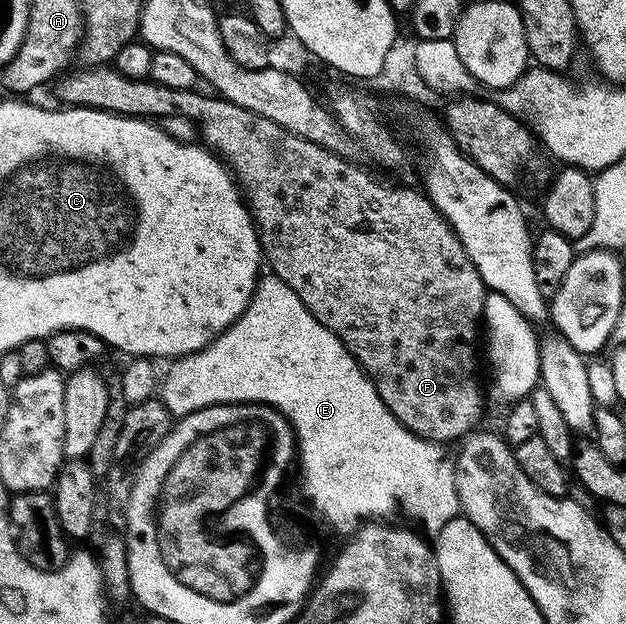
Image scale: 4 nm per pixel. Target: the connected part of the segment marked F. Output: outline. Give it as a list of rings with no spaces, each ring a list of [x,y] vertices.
[[[82,67],[76,73],[71,73],[72,71],[67,71],[62,74],[54,82],[53,88],[55,88],[55,97],[60,106],[63,107],[78,107],[81,109],[100,109],[106,113],[118,113],[121,117],[141,117],[144,119],[162,119],[164,117],[184,117],[190,121],[194,121],[195,128],[197,130],[198,136],[201,138],[202,144],[206,148],[210,149],[212,153],[218,155],[223,164],[231,170],[236,185],[239,186],[242,194],[243,200],[246,201],[248,209],[251,210],[251,220],[255,223],[255,231],[259,235],[259,247],[261,250],[262,260],[265,262],[274,276],[280,277],[286,285],[293,287],[293,295],[297,295],[297,299],[301,299],[301,303],[306,309],[308,309],[313,315],[313,319],[317,319],[322,323],[325,328],[329,331],[333,331],[337,336],[339,336],[339,341],[343,346],[351,352],[353,359],[362,368],[363,372],[367,374],[367,378],[373,383],[373,387],[377,391],[377,395],[381,395],[381,403],[385,403],[385,407],[389,407],[391,414],[397,418],[398,421],[402,423],[406,429],[413,431],[418,437],[423,437],[427,441],[437,441],[440,443],[448,443],[447,441],[458,442],[460,439],[466,438],[468,434],[476,428],[475,425],[479,421],[479,416],[483,413],[483,389],[479,386],[479,381],[475,378],[475,372],[479,369],[479,361],[475,358],[475,340],[480,340],[481,337],[481,318],[483,315],[483,304],[486,301],[488,295],[488,288],[483,284],[481,275],[477,271],[477,267],[473,267],[473,259],[469,259],[469,255],[465,251],[465,247],[461,243],[461,239],[455,234],[451,229],[451,225],[446,219],[443,218],[439,213],[439,208],[432,203],[430,197],[427,196],[426,192],[420,191],[418,188],[415,189],[398,189],[395,185],[386,185],[383,181],[378,181],[371,173],[366,173],[359,165],[354,165],[354,160],[348,159],[346,157],[339,157],[333,151],[329,151],[325,147],[321,147],[317,143],[309,143],[309,139],[301,139],[297,135],[293,135],[289,131],[285,131],[285,127],[281,127],[277,123],[273,123],[273,119],[265,119],[265,115],[257,115],[253,111],[245,111],[245,107],[237,107],[232,101],[225,101],[222,97],[218,95],[210,95],[211,97],[206,97],[205,94],[199,93],[198,88],[194,89],[174,89],[173,87],[165,87],[161,83],[152,81],[150,79],[129,79],[127,75],[121,75],[121,71],[117,71],[114,67]]]

